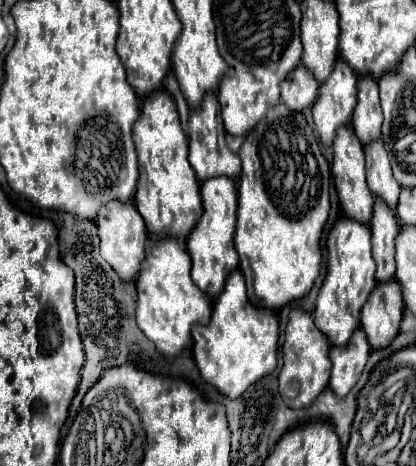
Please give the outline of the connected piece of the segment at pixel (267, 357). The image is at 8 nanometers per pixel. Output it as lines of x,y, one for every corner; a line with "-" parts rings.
236,269
216,299
208,325
194,325
194,359
204,381
214,385
222,395
236,399
252,383
272,373
278,365
280,323
274,311
250,305
242,273

